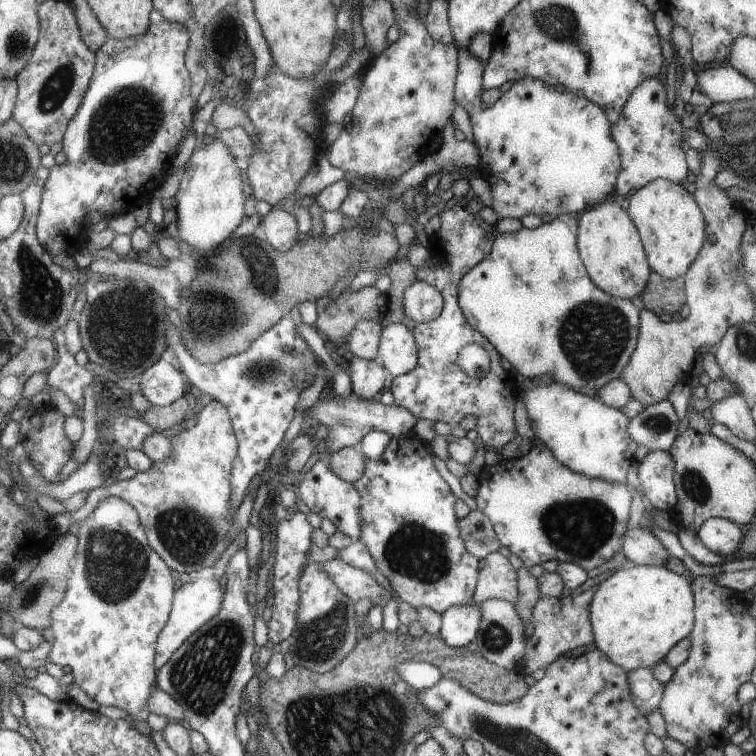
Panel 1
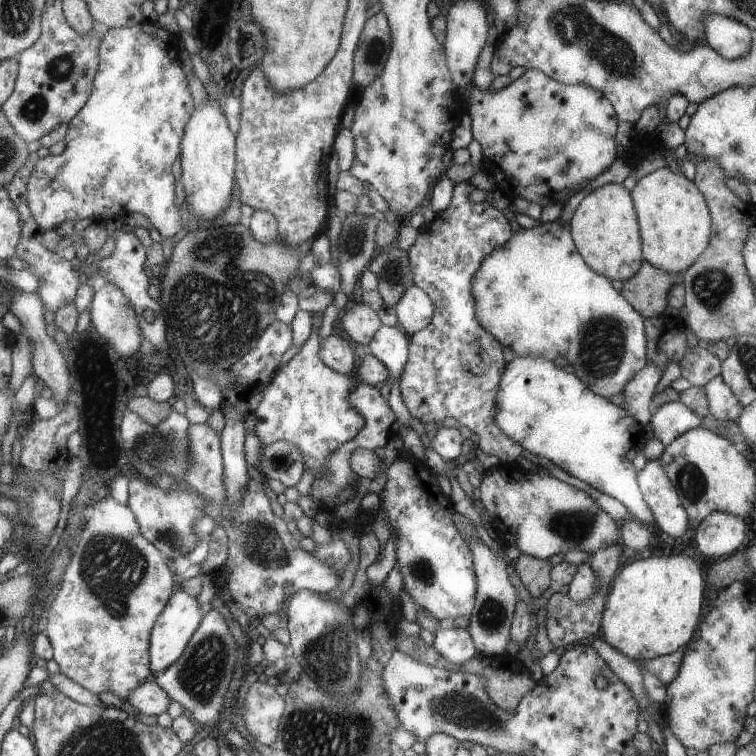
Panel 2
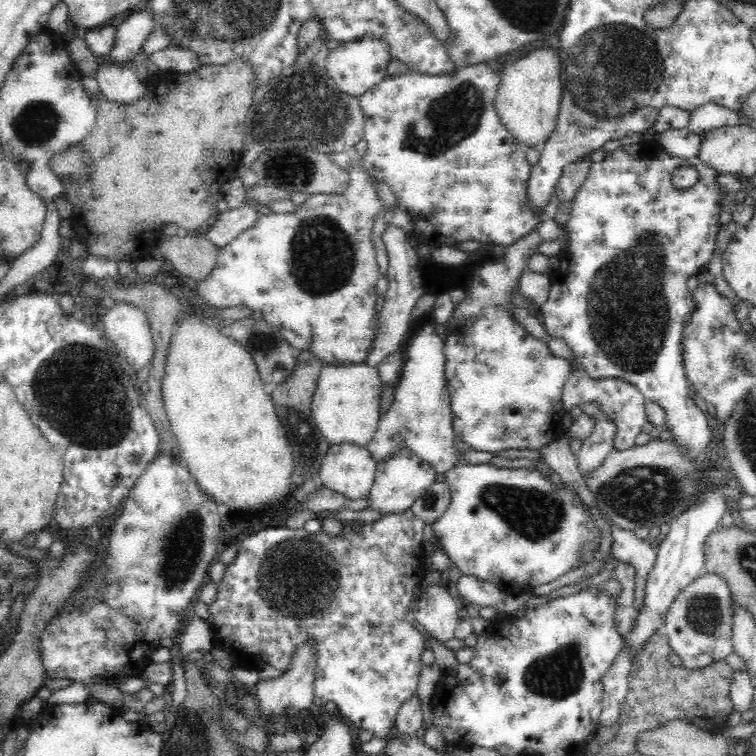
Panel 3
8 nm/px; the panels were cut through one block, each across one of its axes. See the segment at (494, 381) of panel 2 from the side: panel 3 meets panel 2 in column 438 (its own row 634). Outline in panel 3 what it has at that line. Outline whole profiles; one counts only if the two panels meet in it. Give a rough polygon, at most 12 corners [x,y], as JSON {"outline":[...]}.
{"outline":[[424,521],[264,526],[208,605],[233,669],[317,655],[386,736],[417,692]]}

